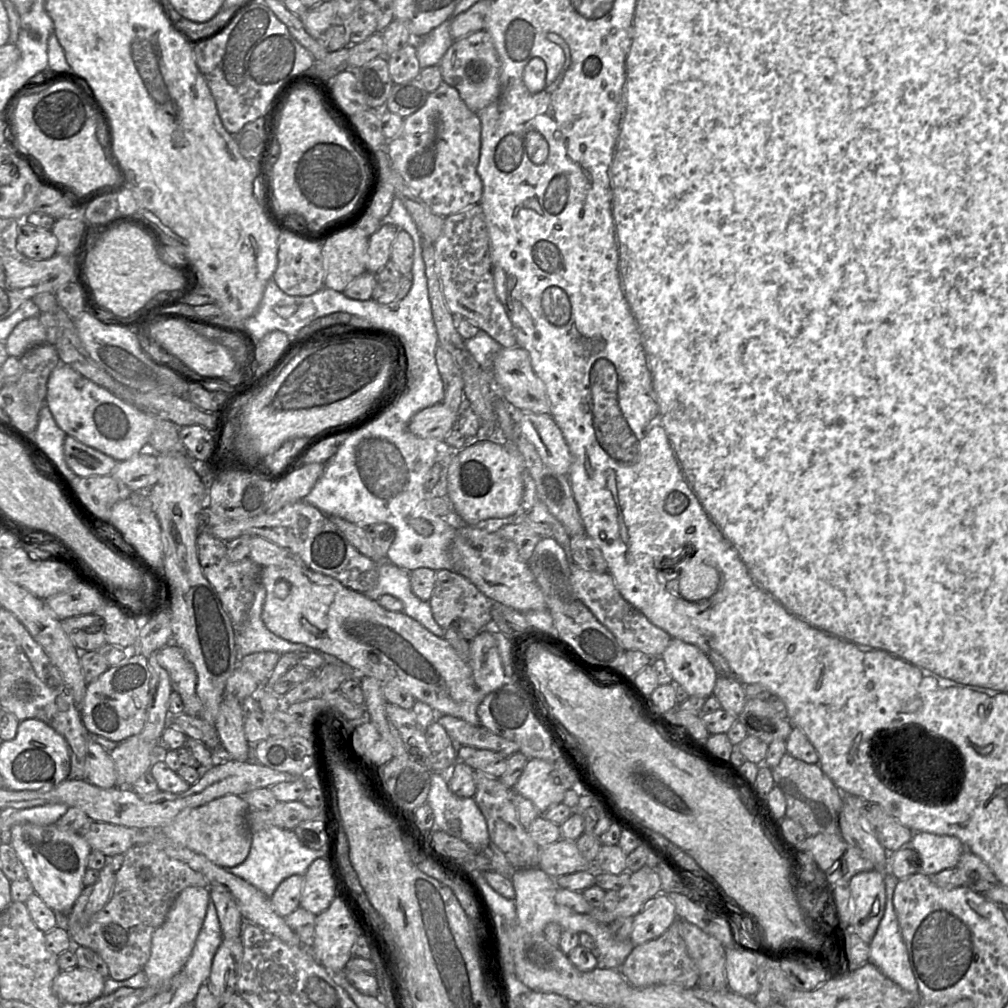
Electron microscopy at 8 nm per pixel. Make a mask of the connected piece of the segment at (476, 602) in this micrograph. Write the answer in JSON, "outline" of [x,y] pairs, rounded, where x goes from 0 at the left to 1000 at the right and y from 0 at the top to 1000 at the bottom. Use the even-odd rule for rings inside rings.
{"outline":[[[449,565],[433,566],[432,581],[426,595],[430,612],[440,625],[444,624],[452,614],[466,616],[473,624],[480,624],[488,616],[488,600],[490,596],[478,588],[463,573]]]}

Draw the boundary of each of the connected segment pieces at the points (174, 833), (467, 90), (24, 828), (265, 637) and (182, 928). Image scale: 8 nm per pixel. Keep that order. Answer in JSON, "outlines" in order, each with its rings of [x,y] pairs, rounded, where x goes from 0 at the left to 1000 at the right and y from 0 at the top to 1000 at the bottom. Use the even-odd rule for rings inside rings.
{"outlines":[[[[223,789],[183,805],[158,824],[171,834],[202,848],[220,861],[241,856],[248,845],[250,826],[244,816],[247,801],[241,790]]],[[[482,30],[451,40],[438,57],[436,66],[439,80],[451,87],[462,105],[472,113],[494,97],[496,59]]],[[[27,815],[11,821],[9,836],[24,858],[35,886],[58,908],[67,907],[83,881],[82,870],[91,844],[87,835],[80,827],[62,824],[55,817]]],[[[258,578],[239,626],[233,627],[236,651],[240,654],[246,649],[263,646],[277,649],[313,646],[301,639],[287,637],[265,624],[259,613],[263,592],[264,586]]],[[[186,880],[176,888],[168,902],[163,916],[155,922],[151,928],[149,949],[141,962],[146,970],[145,979],[160,979],[164,974],[167,974],[167,972],[182,961],[190,945],[193,935],[200,921],[207,894],[207,882],[201,880]]]]}

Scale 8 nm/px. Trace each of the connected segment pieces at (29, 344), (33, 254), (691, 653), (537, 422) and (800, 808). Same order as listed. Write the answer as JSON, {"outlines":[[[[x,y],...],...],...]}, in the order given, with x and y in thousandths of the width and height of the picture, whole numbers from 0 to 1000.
{"outlines":[[[[39,313],[19,319],[5,338],[9,353],[20,354],[29,346],[46,340],[46,327]]],[[[19,218],[16,245],[30,257],[45,258],[57,251],[58,237],[51,228]]],[[[666,633],[656,653],[668,678],[677,681],[684,690],[702,692],[707,688],[712,668],[693,642]]],[[[507,406],[517,429],[531,442],[539,459],[550,468],[563,471],[567,452],[557,426],[546,411]]],[[[780,747],[765,765],[769,779],[775,783],[780,794],[780,811],[795,818],[801,829],[834,828],[832,808],[837,789],[813,758],[803,758]]]]}

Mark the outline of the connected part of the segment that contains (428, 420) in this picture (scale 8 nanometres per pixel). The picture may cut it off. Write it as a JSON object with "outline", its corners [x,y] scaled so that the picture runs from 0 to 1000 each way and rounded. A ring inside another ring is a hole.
{"outline":[[[439,400],[415,408],[405,421],[406,428],[420,436],[440,438],[450,425],[454,409]]]}

